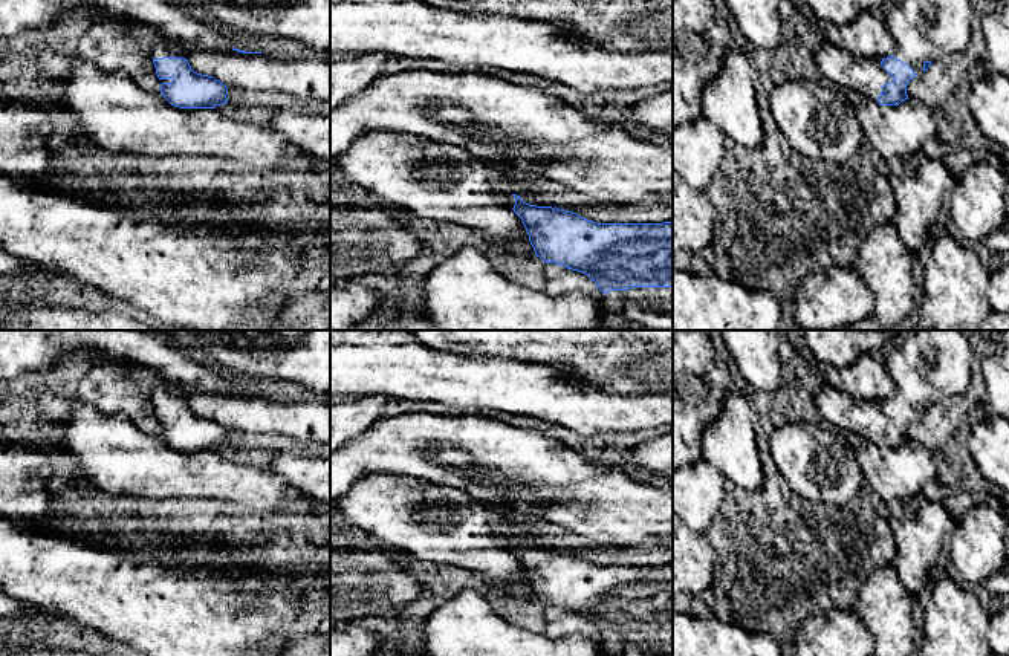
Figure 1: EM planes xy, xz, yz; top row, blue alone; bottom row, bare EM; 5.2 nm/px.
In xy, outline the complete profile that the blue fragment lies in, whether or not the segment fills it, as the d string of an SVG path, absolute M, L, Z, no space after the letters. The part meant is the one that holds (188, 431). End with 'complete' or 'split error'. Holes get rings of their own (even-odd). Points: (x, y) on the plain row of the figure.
M0 330L0 381L15 381L24 373L44 372L76 358L79 350L96 350L98 364L110 359L144 365L159 375L159 385L151 390L161 437L179 451L216 451L228 445L228 430L214 419L197 416L187 399L190 390L232 393L231 382L197 362L190 352L174 347L154 330Z; split error

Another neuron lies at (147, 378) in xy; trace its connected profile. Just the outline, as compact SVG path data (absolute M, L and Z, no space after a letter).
M107 361L104 365L119 370L122 375L131 378L144 388L153 390L159 385L159 375L153 369L144 365L122 364L119 361Z

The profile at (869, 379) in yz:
M871 353L859 356L850 367L821 365L822 381L855 399L887 401L894 395L894 382L885 362Z

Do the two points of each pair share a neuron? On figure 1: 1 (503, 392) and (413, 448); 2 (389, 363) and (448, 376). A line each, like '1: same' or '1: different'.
1: different
2: same

